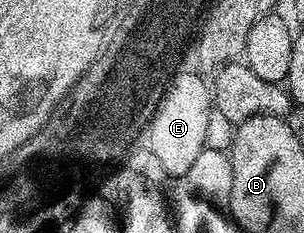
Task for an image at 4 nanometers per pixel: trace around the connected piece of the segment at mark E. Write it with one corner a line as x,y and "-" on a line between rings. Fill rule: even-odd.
192,72
173,75
164,89
164,97
158,101
150,116
147,147
162,162
165,172
170,176
181,176
194,166
198,154
202,154
208,140
208,127
214,120
214,105
209,81
195,76

